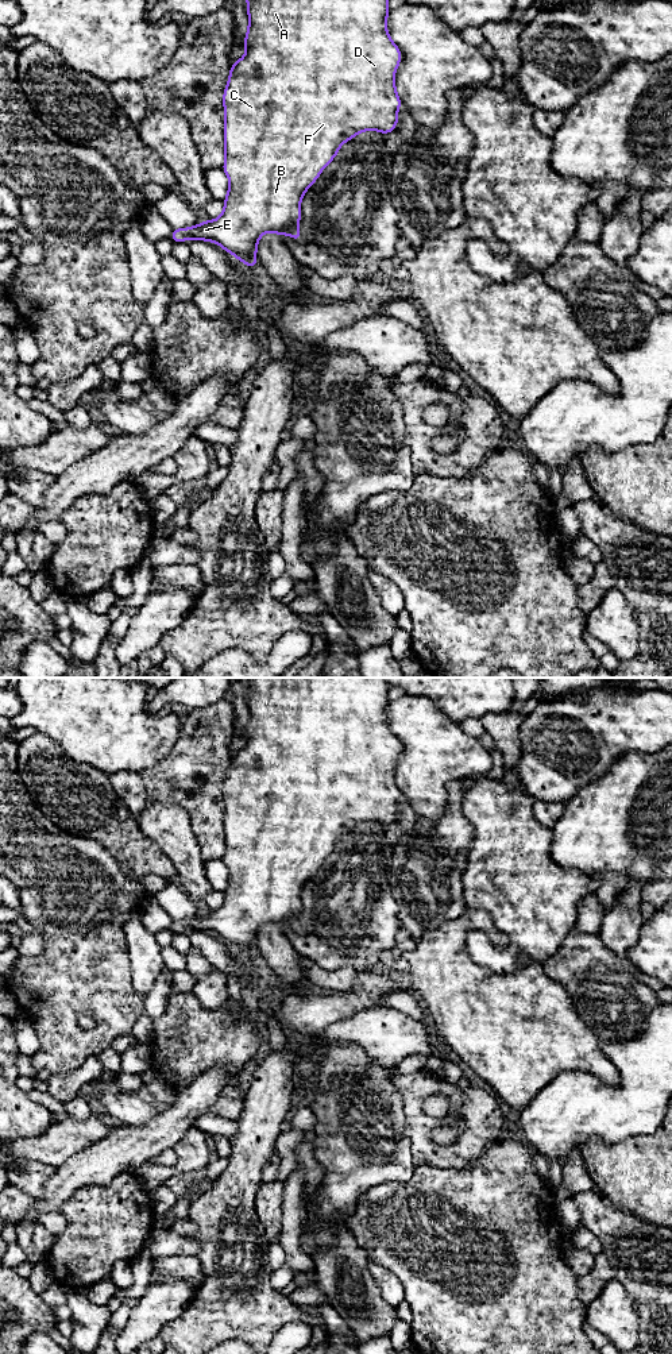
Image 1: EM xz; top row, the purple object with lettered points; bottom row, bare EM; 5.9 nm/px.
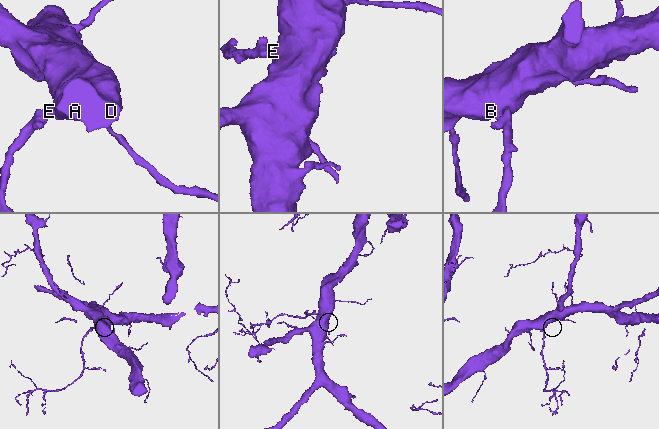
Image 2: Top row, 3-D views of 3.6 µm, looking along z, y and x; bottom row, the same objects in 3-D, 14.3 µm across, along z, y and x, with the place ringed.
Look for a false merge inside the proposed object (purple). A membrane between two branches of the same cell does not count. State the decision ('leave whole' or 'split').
leave whole

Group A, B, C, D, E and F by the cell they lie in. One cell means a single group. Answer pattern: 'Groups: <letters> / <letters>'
Groups: A B C D E F

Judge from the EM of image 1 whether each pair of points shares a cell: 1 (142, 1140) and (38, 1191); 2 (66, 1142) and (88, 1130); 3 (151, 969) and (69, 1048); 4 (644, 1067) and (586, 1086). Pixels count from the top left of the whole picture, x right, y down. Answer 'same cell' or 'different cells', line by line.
1: different cells
2: same cell
3: different cells
4: same cell

